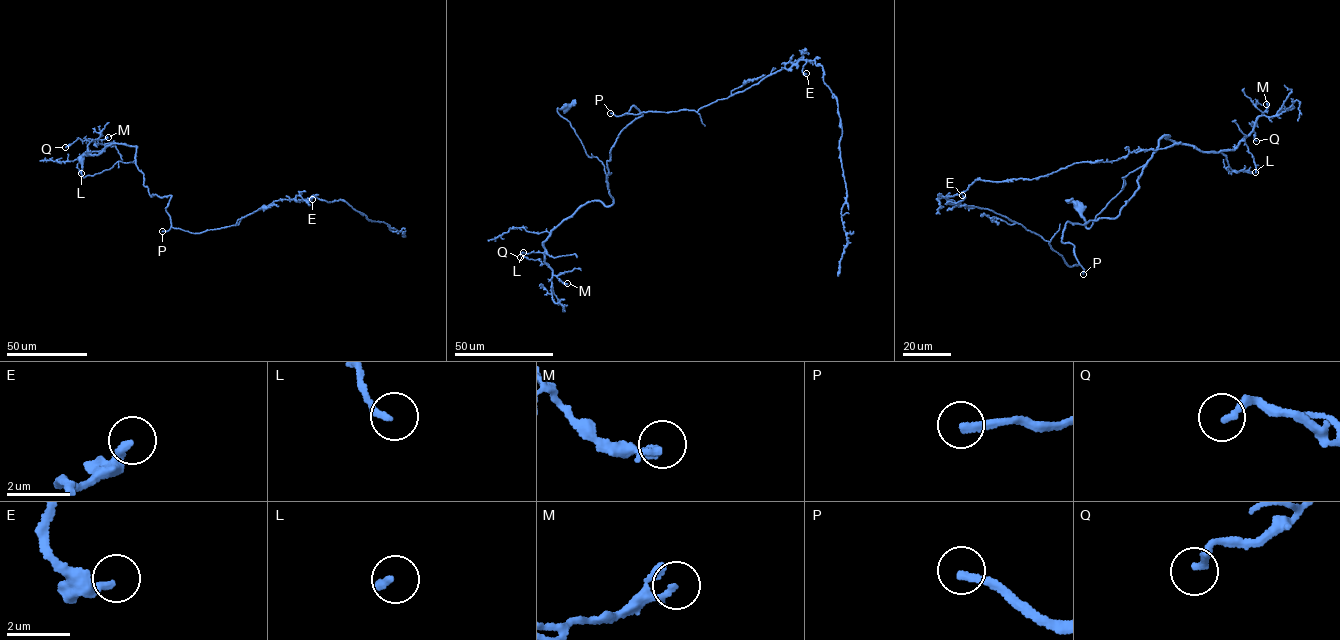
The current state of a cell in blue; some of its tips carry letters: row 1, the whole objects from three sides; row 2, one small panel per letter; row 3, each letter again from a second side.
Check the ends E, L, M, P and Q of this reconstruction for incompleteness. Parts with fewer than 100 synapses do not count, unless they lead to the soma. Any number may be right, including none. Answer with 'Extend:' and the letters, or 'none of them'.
Extend: P

